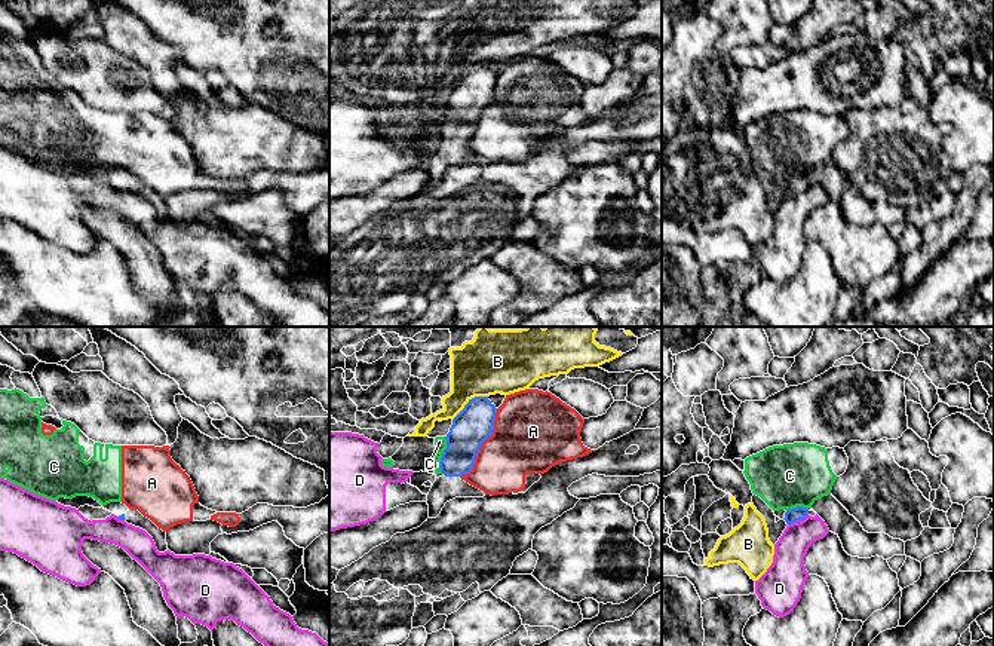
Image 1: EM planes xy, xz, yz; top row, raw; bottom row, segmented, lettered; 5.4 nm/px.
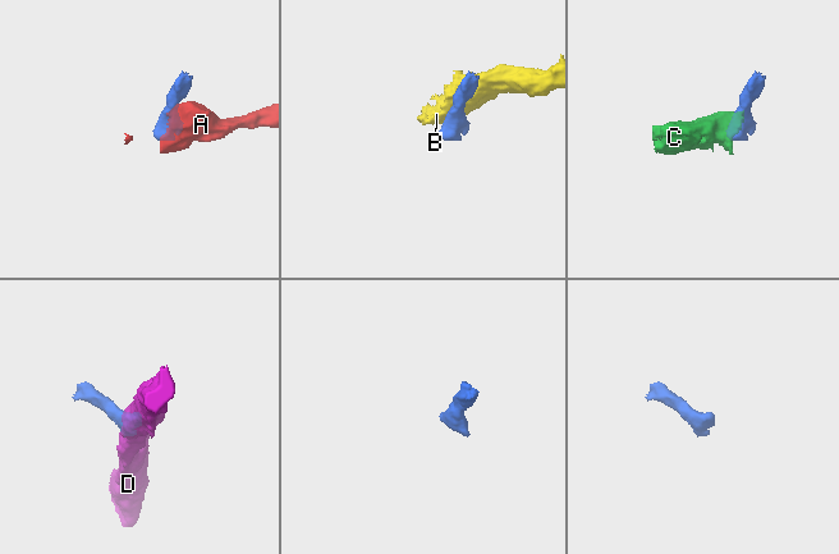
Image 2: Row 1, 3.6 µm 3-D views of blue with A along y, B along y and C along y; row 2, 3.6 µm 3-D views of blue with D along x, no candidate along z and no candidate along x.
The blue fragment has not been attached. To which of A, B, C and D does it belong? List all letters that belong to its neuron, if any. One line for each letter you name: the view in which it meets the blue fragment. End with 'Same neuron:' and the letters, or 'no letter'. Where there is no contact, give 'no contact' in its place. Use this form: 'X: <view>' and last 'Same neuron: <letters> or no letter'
Same neuron: no letter

